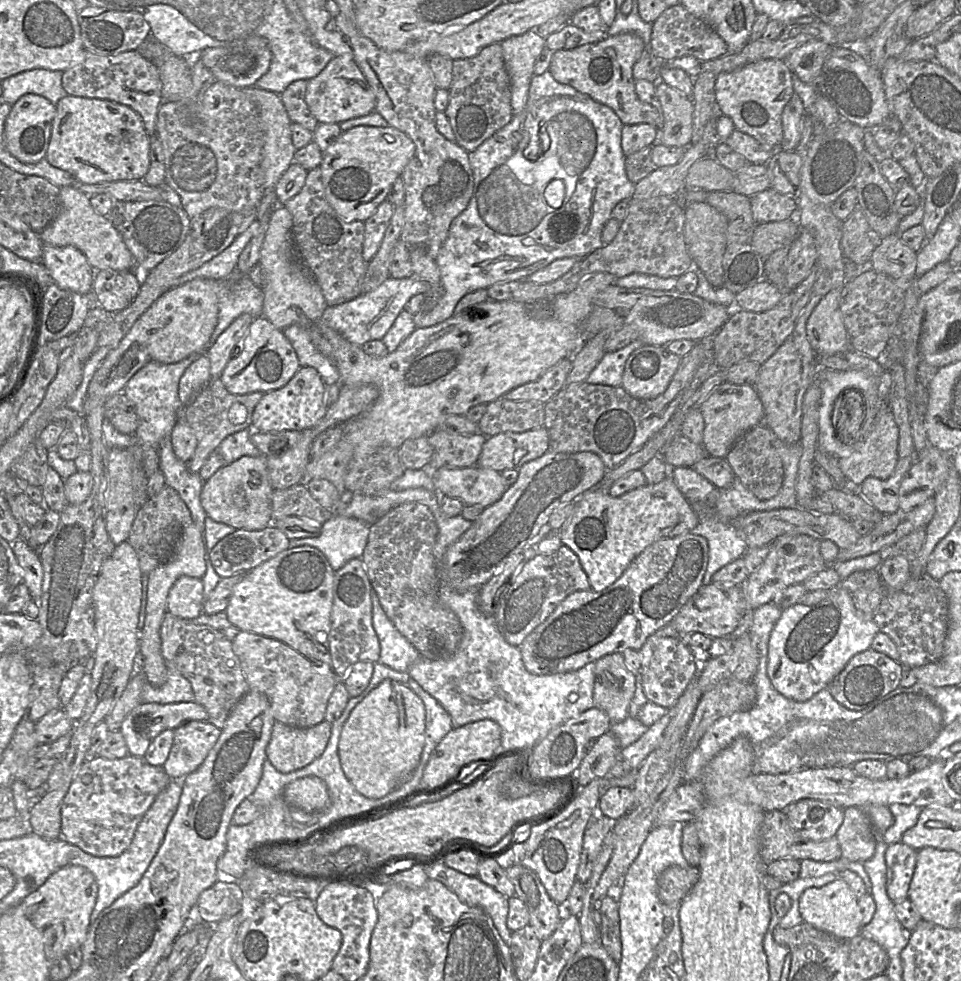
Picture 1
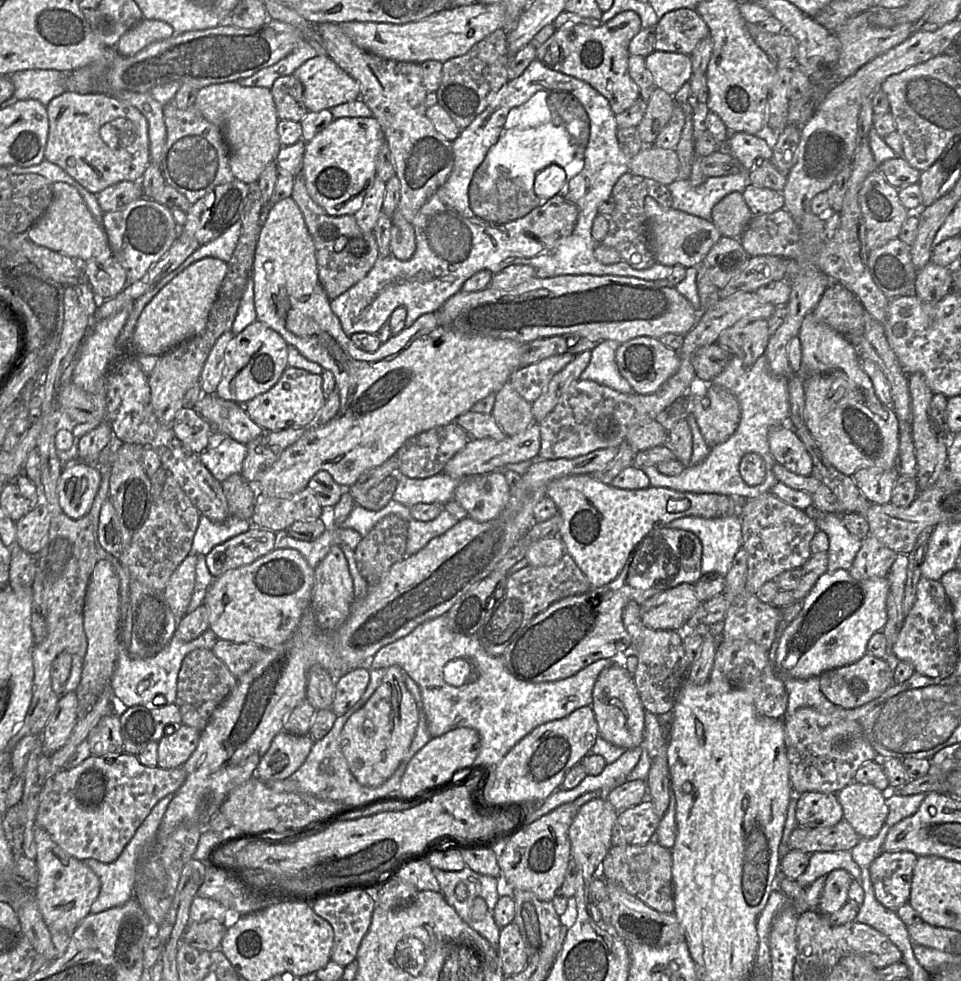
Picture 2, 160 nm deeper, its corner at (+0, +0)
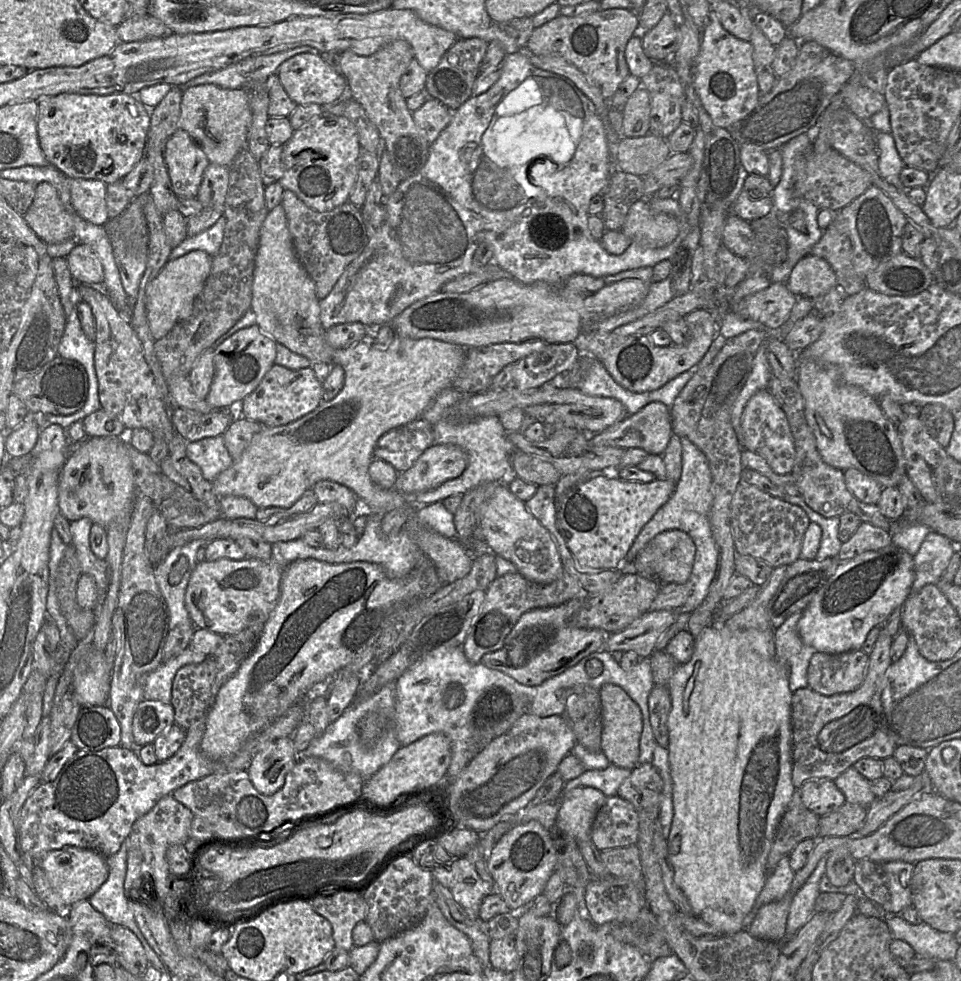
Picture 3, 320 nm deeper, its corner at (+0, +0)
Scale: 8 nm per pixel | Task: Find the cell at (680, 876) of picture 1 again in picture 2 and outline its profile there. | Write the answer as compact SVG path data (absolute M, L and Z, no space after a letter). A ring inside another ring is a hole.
M654 839L642 845L612 846L596 877L622 886L630 895L660 913L674 912L671 852Z

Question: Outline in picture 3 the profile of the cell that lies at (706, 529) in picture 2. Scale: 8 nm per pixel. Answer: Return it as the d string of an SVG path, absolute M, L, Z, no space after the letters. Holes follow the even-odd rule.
M681 438L681 443L682 472L680 479L676 483L674 493L656 512L652 519L643 527L628 551L624 563L615 570L622 571L624 573L630 571L631 563L636 555L648 544L648 542L661 532L672 529L686 532L691 536L696 546L696 554L691 575L687 581L692 586L692 592L684 605L676 611L692 614L702 604L709 592L710 585L717 570L718 548L709 520L714 495L712 491L712 475L708 460L704 453L687 438Z

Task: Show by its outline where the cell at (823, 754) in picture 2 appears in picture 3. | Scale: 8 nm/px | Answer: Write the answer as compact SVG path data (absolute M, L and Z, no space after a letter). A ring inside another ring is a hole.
M880 634L872 652L863 683L854 691L826 696L809 687L799 688L792 695L792 783L796 789L814 778L827 778L834 781L841 773L860 760L871 757L884 760L893 756L895 743L887 733L881 695L886 685L886 671L892 663L890 648L893 638Z

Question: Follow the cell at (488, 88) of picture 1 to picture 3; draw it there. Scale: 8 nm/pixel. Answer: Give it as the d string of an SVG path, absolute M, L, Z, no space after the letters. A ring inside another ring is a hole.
M480 38L458 39L443 55L439 64L428 73L425 89L428 95L439 100L449 110L457 110L473 96L473 85L479 75L479 67L487 48L488 43Z

